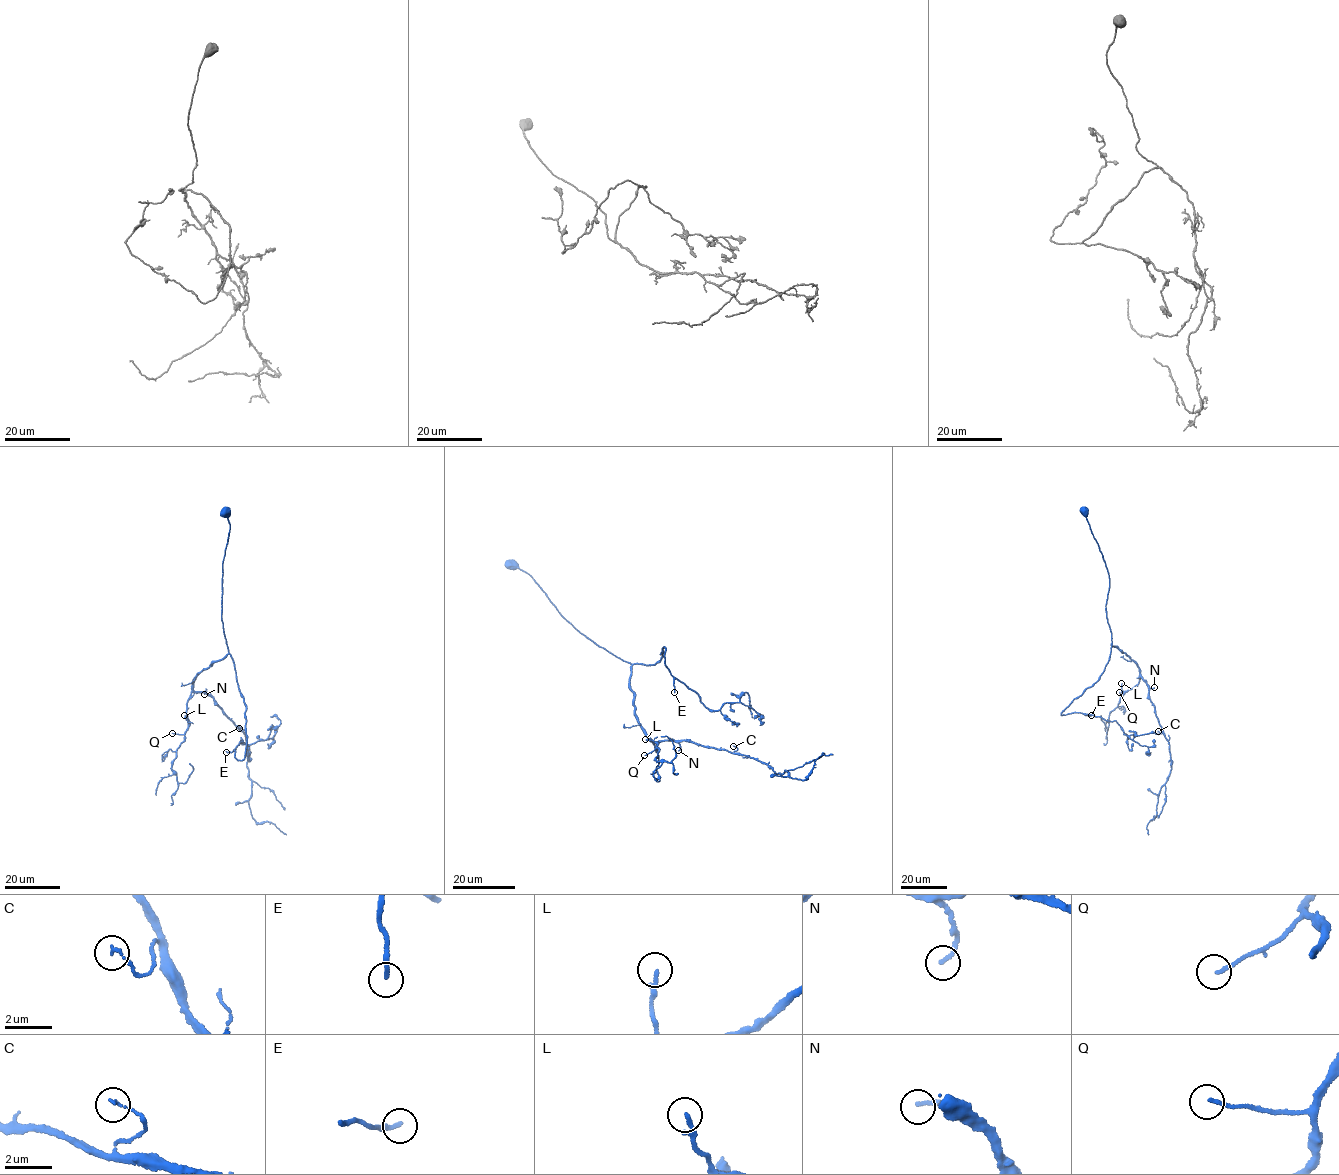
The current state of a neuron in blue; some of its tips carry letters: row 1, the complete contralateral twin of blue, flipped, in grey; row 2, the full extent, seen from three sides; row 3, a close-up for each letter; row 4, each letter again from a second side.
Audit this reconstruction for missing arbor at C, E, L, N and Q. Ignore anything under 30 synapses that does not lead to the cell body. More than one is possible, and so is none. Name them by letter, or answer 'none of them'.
E

